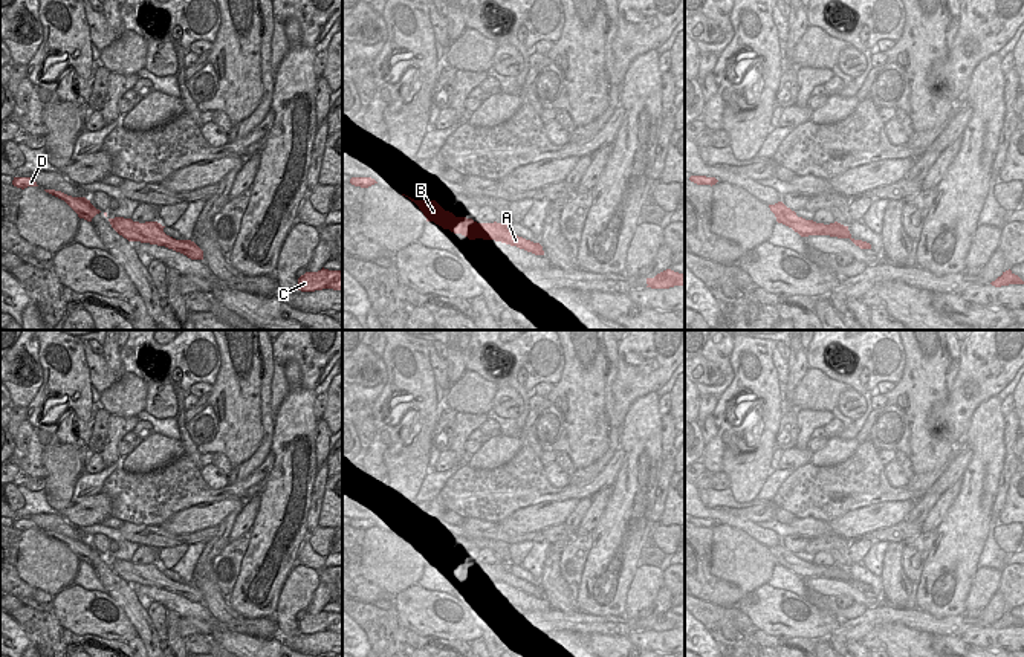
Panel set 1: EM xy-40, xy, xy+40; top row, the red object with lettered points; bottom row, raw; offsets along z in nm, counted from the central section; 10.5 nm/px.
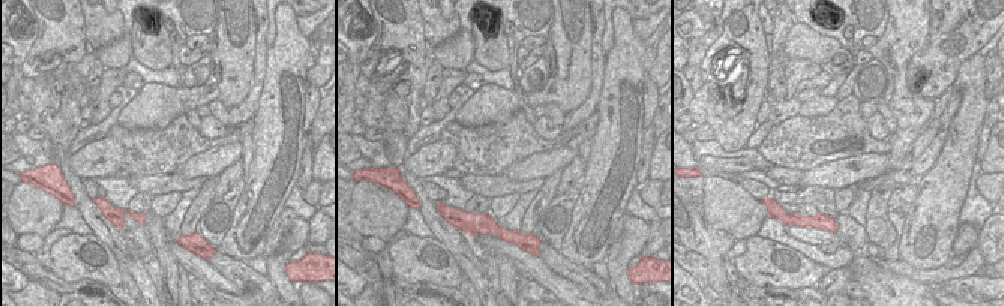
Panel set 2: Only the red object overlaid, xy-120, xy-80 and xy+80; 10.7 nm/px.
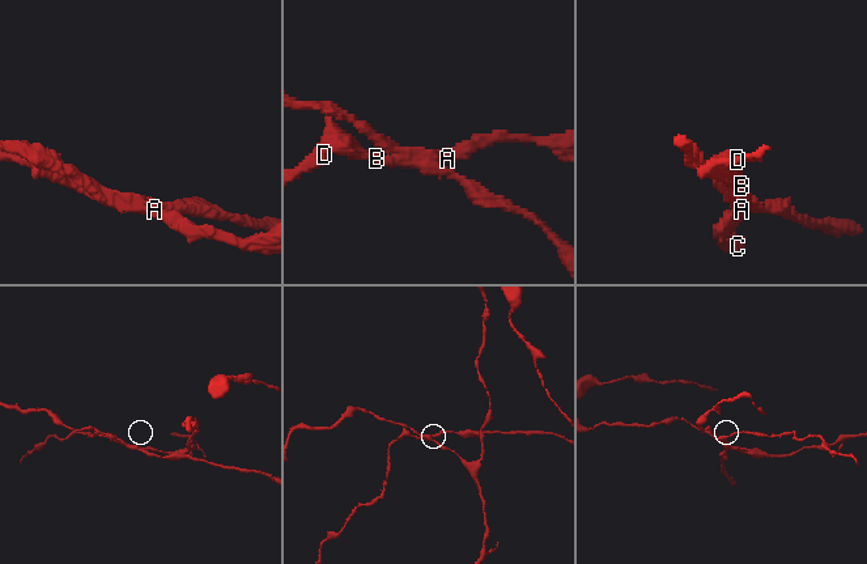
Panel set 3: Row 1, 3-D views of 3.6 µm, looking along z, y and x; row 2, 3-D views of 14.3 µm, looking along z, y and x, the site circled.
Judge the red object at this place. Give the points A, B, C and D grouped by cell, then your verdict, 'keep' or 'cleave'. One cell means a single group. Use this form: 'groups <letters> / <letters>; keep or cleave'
groups A C / B D; cleave

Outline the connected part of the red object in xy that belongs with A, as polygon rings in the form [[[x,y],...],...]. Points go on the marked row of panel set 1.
[[[475,223],[474,229],[465,237],[468,237],[469,240],[495,240],[510,246],[517,246],[535,255],[544,255],[543,246],[540,243],[533,243],[515,235],[512,231],[507,229],[506,223]]]

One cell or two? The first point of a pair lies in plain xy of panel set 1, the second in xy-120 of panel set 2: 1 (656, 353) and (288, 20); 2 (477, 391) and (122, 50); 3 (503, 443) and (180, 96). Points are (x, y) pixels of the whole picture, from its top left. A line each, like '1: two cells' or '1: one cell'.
1: two cells
2: one cell
3: one cell

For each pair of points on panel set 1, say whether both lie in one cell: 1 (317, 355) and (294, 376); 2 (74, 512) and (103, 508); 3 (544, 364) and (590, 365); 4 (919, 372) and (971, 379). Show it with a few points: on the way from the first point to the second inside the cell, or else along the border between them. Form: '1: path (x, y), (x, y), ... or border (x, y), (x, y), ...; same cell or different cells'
1: border (294, 359), (285, 364), (288, 393), (281, 404); different cells
2: path (81, 512), (95, 509); same cell
3: border (561, 346), (563, 372), (554, 385); different cells
4: border (946, 390), (948, 396); different cells

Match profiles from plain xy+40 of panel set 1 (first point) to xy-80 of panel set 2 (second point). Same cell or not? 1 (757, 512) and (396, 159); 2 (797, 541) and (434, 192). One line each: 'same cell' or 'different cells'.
1: different cells
2: same cell

